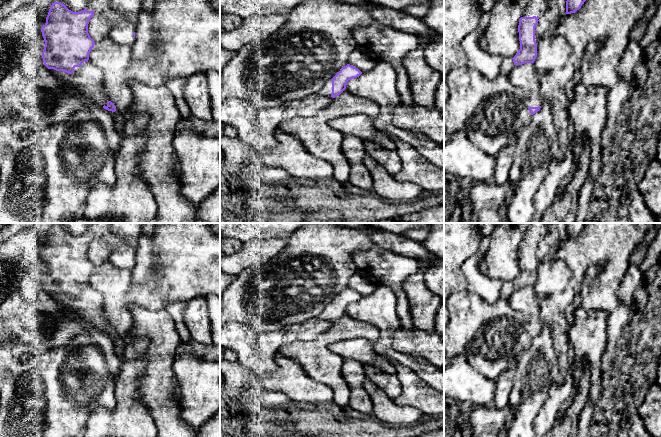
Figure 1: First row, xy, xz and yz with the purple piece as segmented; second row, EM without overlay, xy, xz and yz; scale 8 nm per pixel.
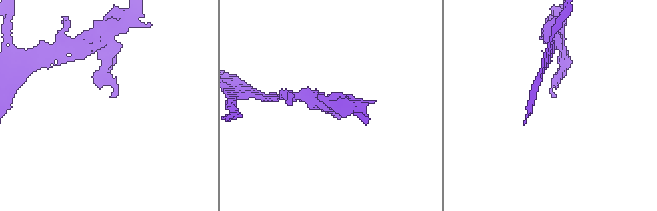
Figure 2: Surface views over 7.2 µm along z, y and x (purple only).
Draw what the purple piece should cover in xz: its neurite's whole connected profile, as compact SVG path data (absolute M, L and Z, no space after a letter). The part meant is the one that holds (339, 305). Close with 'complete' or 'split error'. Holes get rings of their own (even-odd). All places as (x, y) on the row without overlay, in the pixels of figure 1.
M347 288L342 291L340 295L324 309L318 317L335 322L346 313L346 309L349 304L357 302L361 298L362 296L358 292Z; split error

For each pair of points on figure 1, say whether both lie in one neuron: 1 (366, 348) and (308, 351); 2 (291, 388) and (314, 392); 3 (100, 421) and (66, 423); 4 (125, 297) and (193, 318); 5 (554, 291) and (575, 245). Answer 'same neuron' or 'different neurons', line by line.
1: different neurons
2: same neuron
3: different neurons
4: different neurons
5: different neurons

